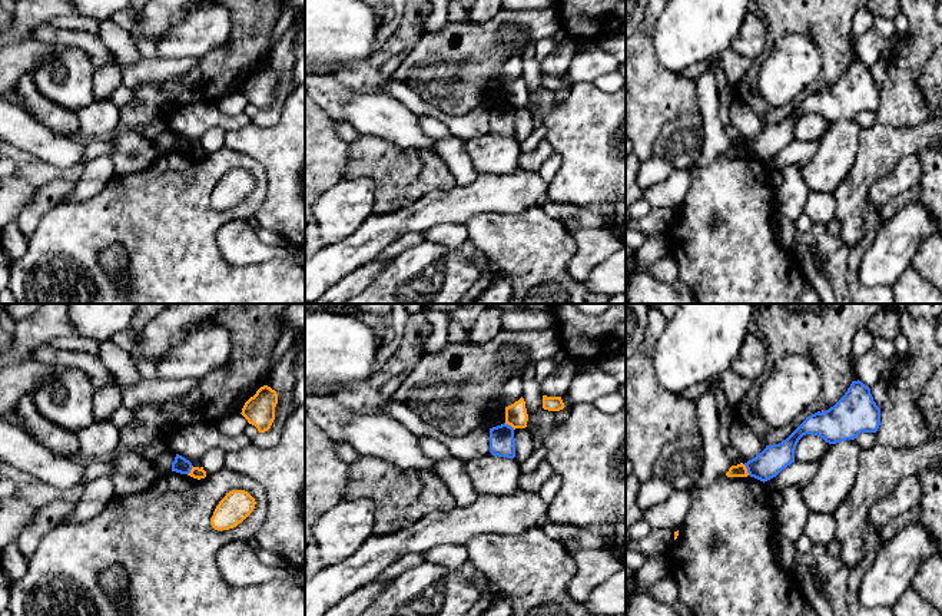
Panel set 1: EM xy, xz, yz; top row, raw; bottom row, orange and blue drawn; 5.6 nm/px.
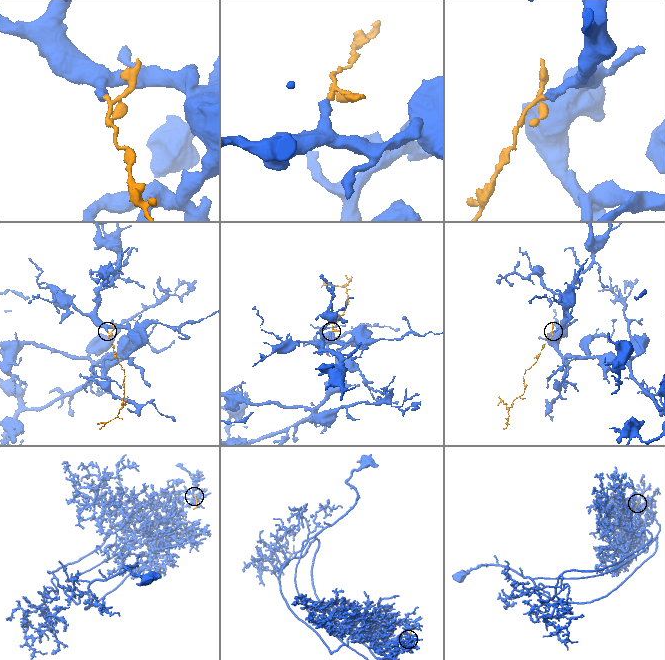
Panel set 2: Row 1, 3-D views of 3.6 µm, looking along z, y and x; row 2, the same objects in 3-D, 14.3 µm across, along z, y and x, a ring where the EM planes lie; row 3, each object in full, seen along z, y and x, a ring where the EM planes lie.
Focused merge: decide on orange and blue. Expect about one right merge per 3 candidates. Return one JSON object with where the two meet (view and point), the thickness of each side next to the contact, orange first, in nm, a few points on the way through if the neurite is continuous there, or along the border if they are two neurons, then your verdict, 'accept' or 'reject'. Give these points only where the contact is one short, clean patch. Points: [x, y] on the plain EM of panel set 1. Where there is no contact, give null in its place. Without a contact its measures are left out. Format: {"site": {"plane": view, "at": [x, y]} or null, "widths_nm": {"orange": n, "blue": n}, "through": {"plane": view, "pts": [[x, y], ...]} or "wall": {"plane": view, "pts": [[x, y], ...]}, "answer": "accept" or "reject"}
{"site": {"plane": "yz", "at": [746, 149]}, "widths_nm": {"orange": 70, "blue": 160}, "wall": {"plane": "yz", "pts": [[743, 143], [749, 154]]}, "answer": "reject"}

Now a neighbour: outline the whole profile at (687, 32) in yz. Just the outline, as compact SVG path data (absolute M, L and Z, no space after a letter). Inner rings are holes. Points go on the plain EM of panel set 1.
M667 0L657 19L653 47L659 63L677 76L694 63L707 63L730 49L752 0Z

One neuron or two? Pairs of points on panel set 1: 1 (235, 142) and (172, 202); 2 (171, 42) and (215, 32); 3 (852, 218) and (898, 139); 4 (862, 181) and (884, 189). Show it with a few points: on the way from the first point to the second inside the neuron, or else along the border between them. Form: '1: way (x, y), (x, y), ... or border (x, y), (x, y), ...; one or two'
1: border (224, 146), (244, 152), (259, 162); two
2: way (182, 40), (204, 32); one
3: way (853, 198), (853, 191), (861, 176), (878, 159); one
4: border (898, 162), (869, 191), (869, 199), (878, 208); two

